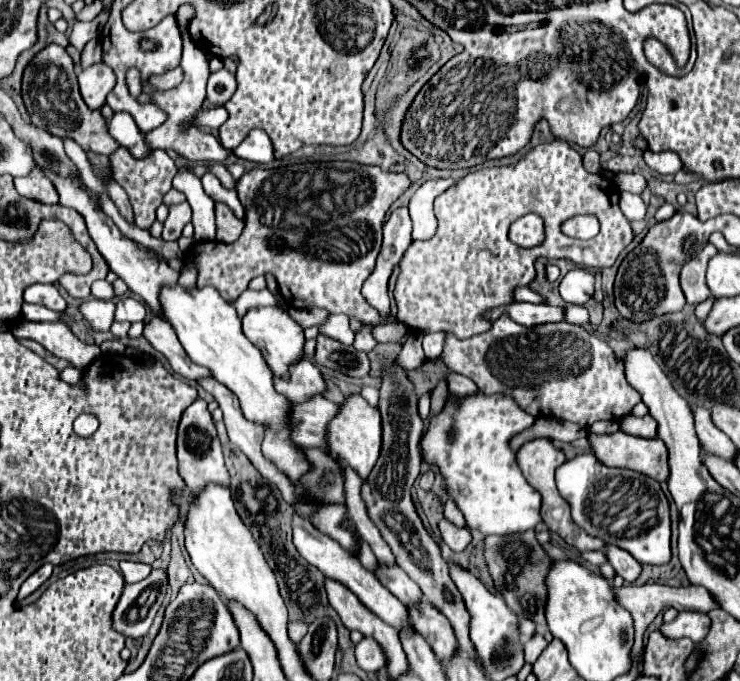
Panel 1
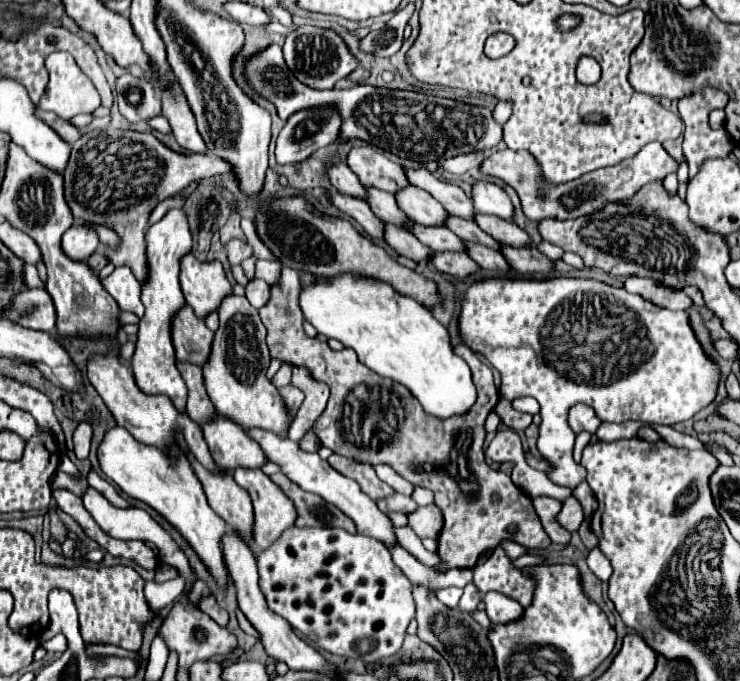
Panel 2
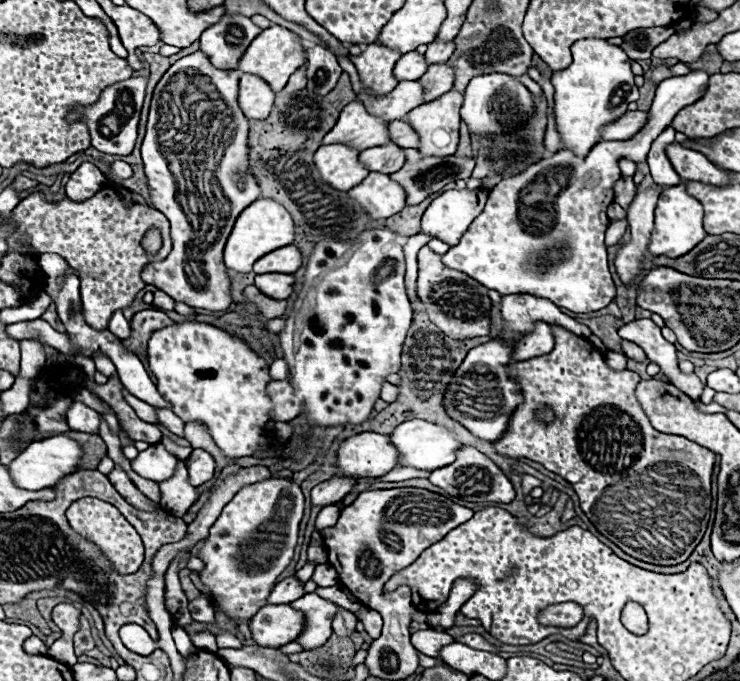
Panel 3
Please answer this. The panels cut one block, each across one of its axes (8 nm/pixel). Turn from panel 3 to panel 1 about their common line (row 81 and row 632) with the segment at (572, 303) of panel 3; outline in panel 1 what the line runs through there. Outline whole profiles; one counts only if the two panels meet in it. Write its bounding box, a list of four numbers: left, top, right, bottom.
[662,610,710,644]

